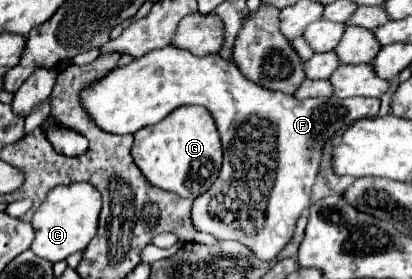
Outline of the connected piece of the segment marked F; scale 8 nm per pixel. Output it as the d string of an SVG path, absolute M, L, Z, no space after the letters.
M166 46L166 48L158 48L158 50L152 50L148 52L146 56L142 56L140 60L132 60L130 64L126 66L116 66L112 72L108 72L108 76L102 76L100 80L94 80L90 84L84 86L84 90L80 92L80 104L84 108L84 112L88 112L88 116L96 122L96 126L100 126L104 132L110 132L110 134L134 134L138 132L140 128L144 126L152 126L156 122L160 122L162 118L168 116L168 112L172 112L174 108L178 106L184 106L184 104L198 104L198 106L204 106L214 122L216 122L216 128L220 132L220 140L222 140L222 150L224 150L224 164L222 164L222 170L216 178L216 182L212 184L212 188L208 192L204 192L202 196L198 196L194 200L194 206L192 206L192 220L194 220L194 226L200 230L200 232L208 232L212 234L214 238L218 240L238 240L242 242L244 246L248 246L260 260L272 260L280 248L284 248L288 244L288 240L292 238L292 232L294 232L294 224L300 216L300 212L304 208L310 208L310 190L312 190L312 184L316 180L316 174L318 174L318 162L320 162L320 156L322 156L322 144L332 138L338 130L344 130L346 126L350 126L352 122L360 120L360 118L370 118L370 116L376 116L378 110L380 110L380 98L336 98L336 96L330 96L330 98L308 98L308 100L296 100L294 96L288 96L288 94L282 94L282 92L270 92L270 90L264 90L260 88L258 84L246 80L240 70L236 68L236 64L230 60L222 60L218 54L208 54L208 56L192 56L190 52L186 50L180 50L180 48L174 48L174 46Z

